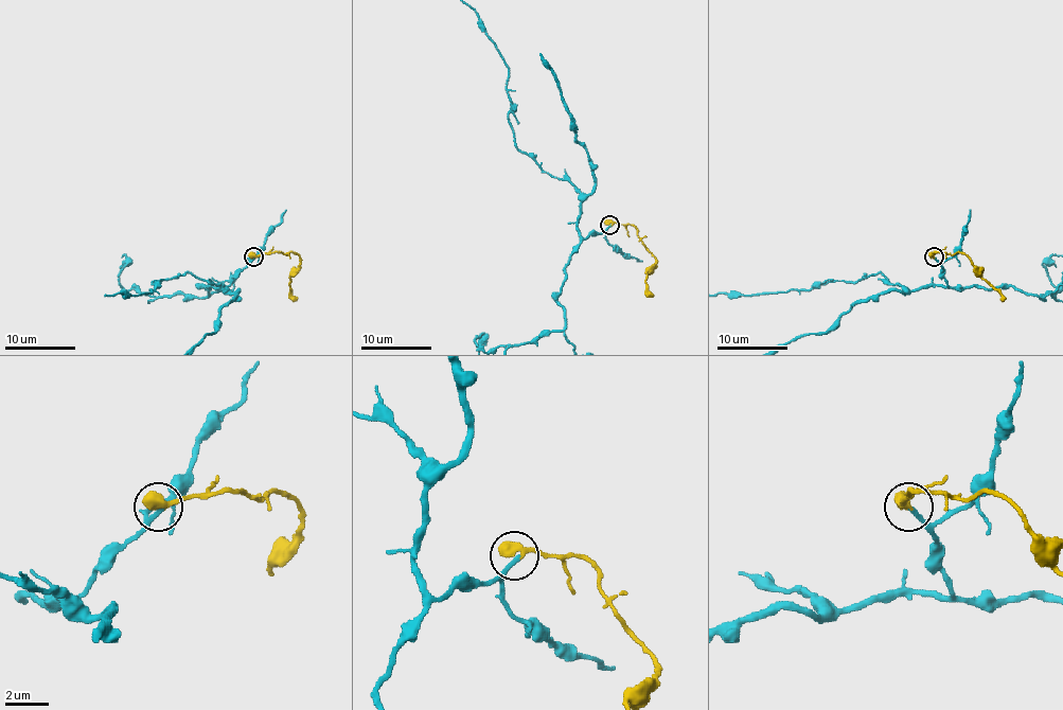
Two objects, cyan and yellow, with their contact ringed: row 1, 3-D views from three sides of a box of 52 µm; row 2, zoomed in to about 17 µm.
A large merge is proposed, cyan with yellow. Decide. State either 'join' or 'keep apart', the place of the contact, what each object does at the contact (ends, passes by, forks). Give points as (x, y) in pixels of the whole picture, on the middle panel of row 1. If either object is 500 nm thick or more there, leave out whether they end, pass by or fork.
join; at (609, 225)

